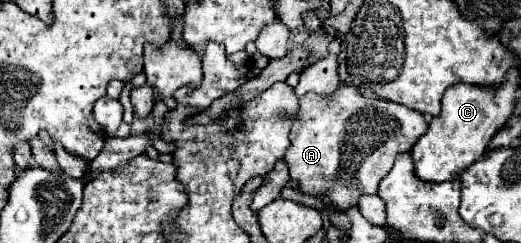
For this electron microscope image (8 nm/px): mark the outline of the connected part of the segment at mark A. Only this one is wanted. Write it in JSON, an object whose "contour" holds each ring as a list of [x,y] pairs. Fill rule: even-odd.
{"contour":[[[342,85],[334,97],[318,97],[314,93],[306,93],[300,97],[298,121],[294,121],[290,131],[290,147],[284,155],[292,179],[298,181],[302,193],[306,195],[326,195],[340,209],[348,209],[358,203],[360,195],[374,195],[378,191],[378,183],[392,169],[394,157],[398,153],[410,151],[412,145],[422,137],[428,129],[428,123],[422,113],[406,109],[398,103],[376,101],[362,97],[356,87]]]}

